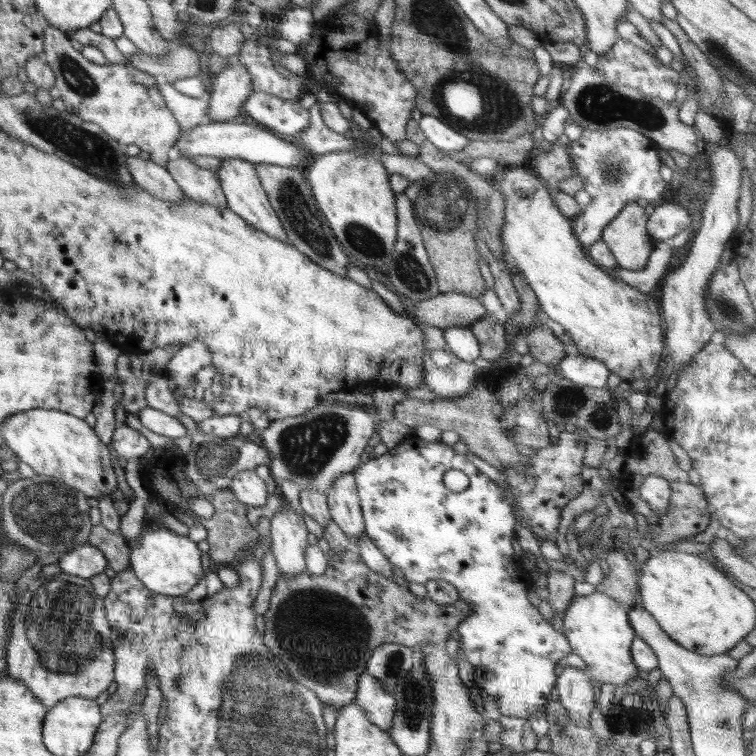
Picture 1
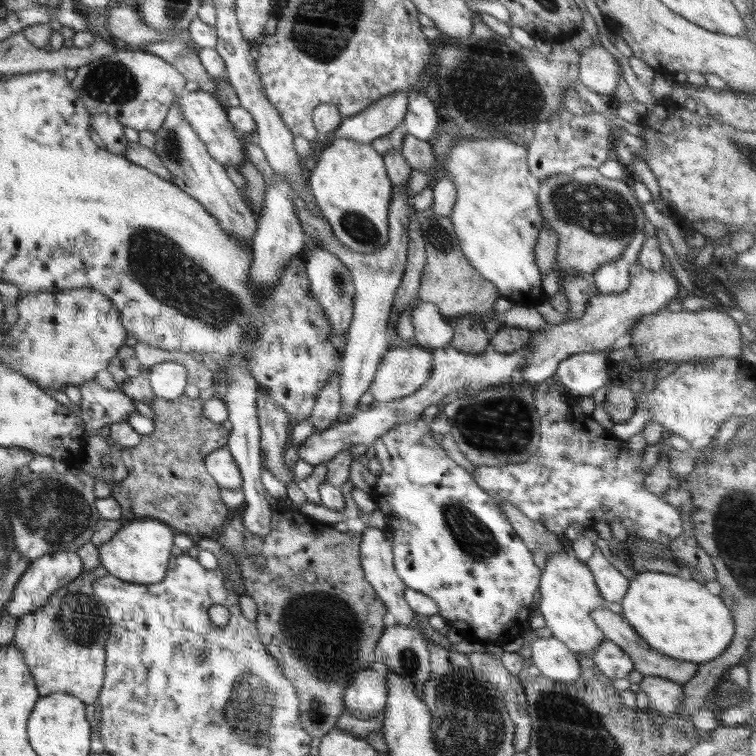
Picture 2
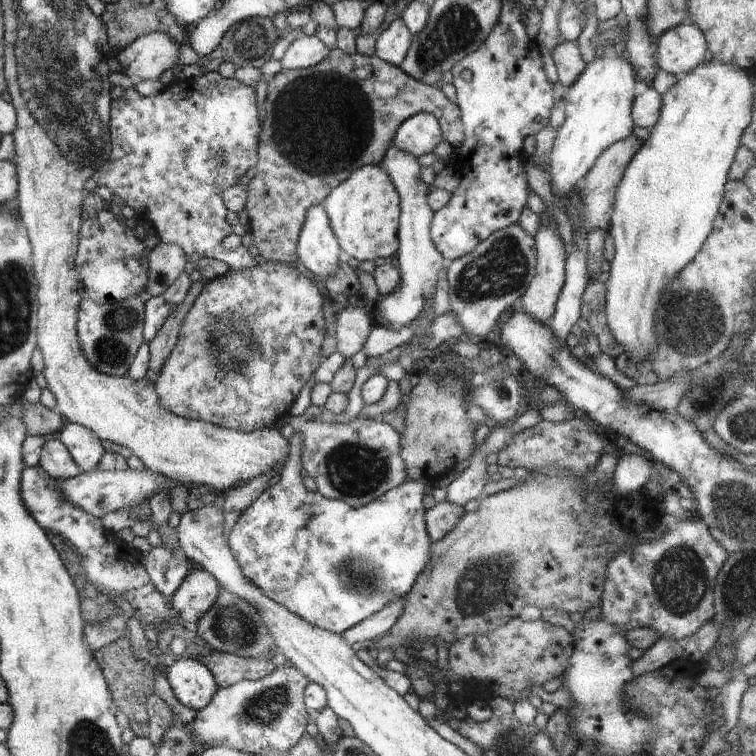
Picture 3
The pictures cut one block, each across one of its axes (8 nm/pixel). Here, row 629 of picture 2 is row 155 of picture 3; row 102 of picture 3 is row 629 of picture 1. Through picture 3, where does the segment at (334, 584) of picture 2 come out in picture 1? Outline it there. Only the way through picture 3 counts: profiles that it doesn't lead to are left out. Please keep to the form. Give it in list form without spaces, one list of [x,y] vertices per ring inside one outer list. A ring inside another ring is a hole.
[[[347,549],[340,558],[332,558],[332,550],[328,551],[328,564],[328,570],[320,576],[307,571],[296,578],[278,576],[268,611],[263,615],[266,625],[263,644],[286,664],[288,674],[296,682],[316,693],[325,707],[337,710],[355,700],[359,676],[366,673],[368,659],[378,646],[387,643],[412,648],[426,643],[444,645],[451,638],[450,633],[472,614],[473,606],[460,599],[454,604],[436,604],[428,597],[420,600],[405,586],[372,571],[358,555]]]

